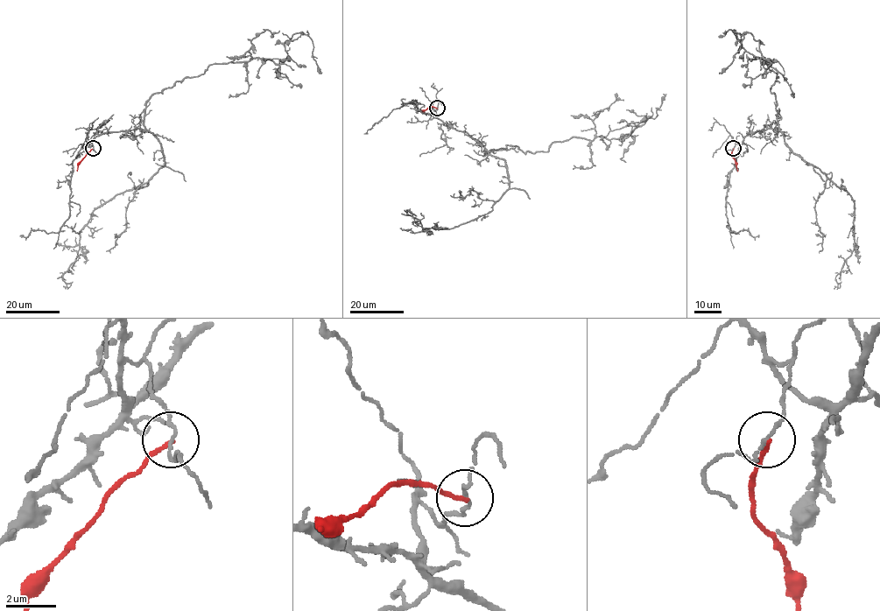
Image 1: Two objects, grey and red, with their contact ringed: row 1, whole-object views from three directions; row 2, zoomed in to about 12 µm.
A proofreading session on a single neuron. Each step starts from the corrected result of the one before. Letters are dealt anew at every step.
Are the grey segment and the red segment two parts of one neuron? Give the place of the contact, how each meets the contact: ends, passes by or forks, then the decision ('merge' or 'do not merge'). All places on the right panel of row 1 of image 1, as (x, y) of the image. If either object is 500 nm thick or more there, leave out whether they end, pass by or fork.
at (733, 148); grey passes by; red ends there; do not merge

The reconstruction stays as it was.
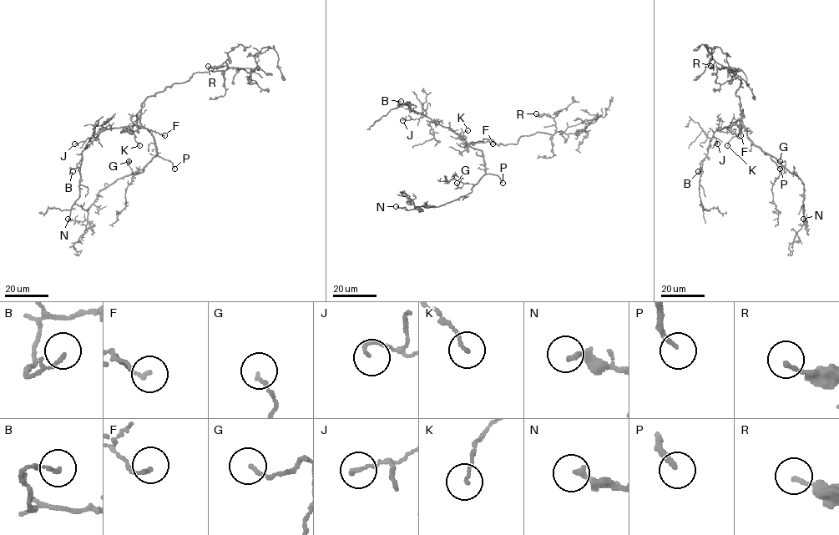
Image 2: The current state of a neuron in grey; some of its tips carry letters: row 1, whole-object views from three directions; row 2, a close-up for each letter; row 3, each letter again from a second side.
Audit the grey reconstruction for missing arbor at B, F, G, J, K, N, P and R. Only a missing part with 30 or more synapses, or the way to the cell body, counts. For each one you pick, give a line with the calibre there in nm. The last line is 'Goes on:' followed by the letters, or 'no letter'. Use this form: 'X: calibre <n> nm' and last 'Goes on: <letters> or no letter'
P: calibre 190 nm
Goes on: P

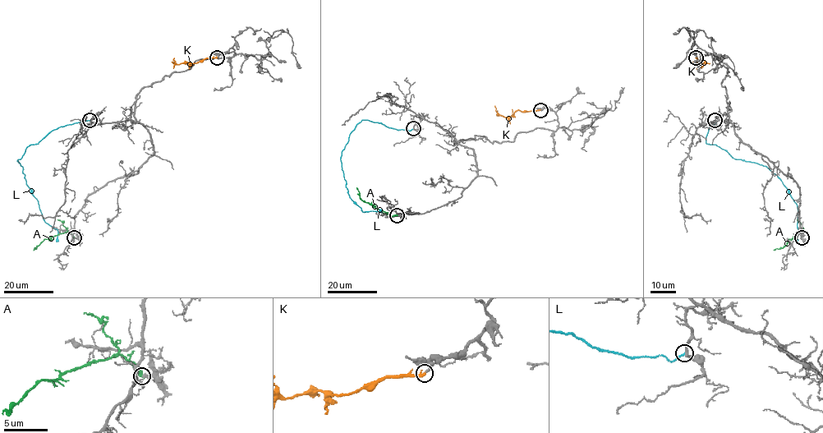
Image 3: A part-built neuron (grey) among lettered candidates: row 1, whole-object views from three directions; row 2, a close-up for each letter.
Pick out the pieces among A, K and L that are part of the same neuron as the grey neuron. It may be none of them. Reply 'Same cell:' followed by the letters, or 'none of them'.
Same cell: K

